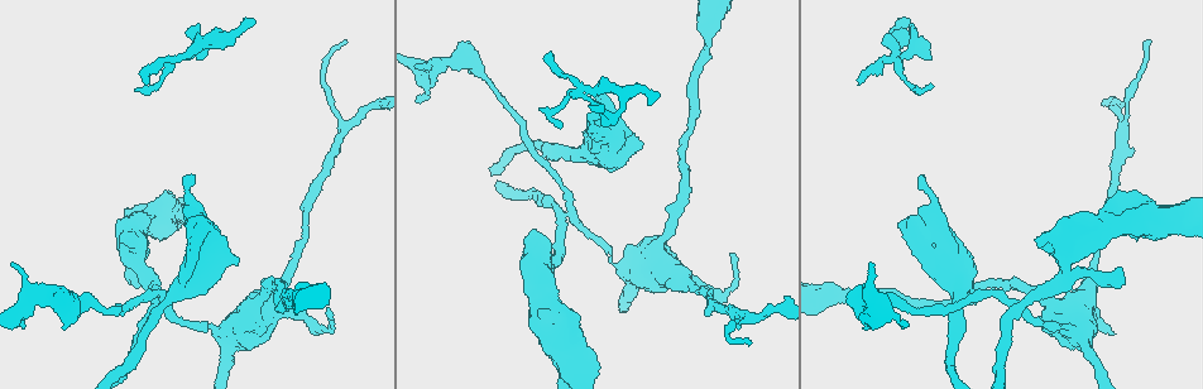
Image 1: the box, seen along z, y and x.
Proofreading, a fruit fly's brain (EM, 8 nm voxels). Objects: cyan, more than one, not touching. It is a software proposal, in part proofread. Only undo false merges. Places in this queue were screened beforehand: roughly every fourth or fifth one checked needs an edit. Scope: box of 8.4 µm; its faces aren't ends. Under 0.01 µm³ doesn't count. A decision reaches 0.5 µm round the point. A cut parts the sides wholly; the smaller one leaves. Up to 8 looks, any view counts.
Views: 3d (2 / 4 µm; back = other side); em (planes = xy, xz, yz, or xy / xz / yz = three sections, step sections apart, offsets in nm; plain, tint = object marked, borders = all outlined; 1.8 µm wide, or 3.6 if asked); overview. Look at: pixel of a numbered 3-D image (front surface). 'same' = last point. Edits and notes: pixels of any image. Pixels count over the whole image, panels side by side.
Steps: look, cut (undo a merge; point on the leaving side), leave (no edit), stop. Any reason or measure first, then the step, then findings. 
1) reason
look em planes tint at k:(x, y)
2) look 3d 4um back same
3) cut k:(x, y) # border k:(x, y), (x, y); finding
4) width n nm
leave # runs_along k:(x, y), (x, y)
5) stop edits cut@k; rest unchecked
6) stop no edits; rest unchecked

three arms meet
look em yz step 8 tint at 1:(893, 60)

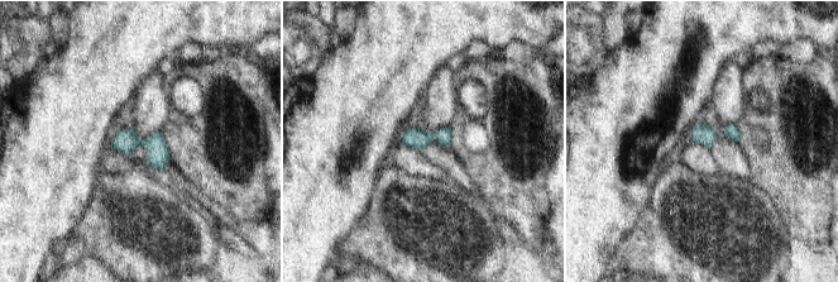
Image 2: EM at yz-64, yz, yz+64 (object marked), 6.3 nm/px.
cut 2:(158, 156) # border 2:(140, 139), (142, 146); two cells meet here

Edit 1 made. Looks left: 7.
redraw
look overview

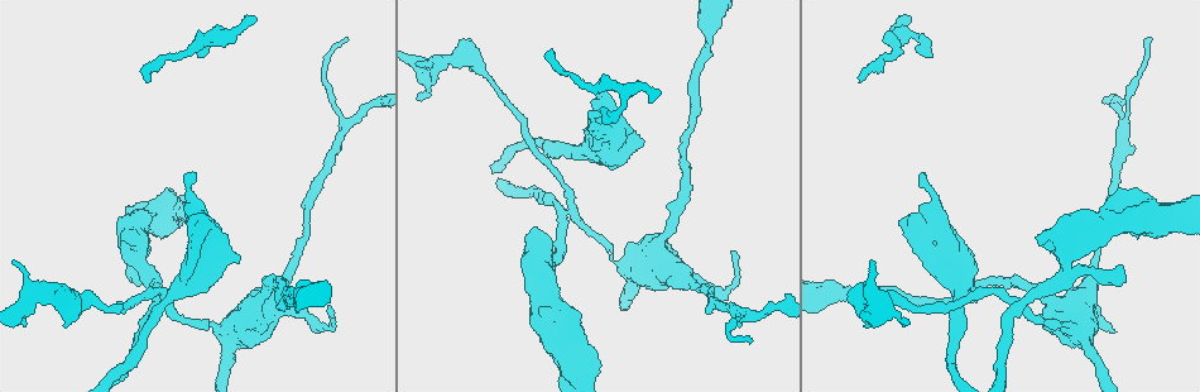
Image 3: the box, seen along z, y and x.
looks like a crossing
look em planes tint at 3:(564, 210)

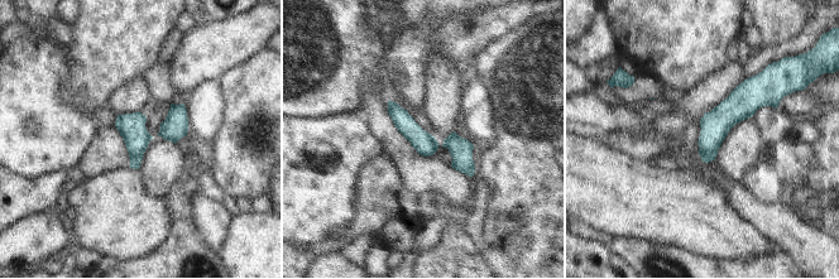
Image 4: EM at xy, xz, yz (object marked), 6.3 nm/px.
leave # runs_along 4:(391, 105), (427, 145), (447, 144), (470, 172); one cell here

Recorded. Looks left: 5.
look em xy step 4 tint at 3:(25, 309)

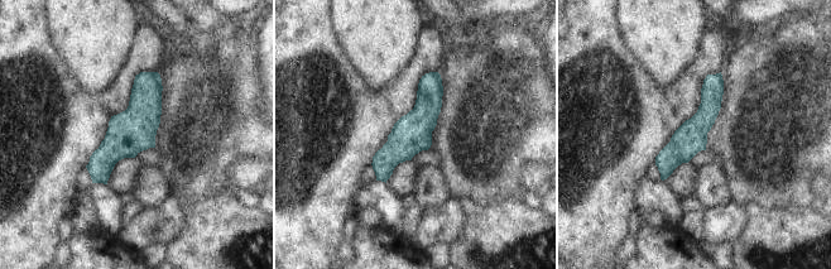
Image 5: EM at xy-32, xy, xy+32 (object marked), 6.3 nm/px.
look em planes borders same

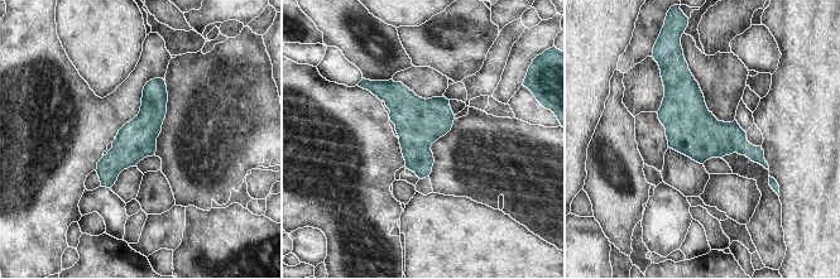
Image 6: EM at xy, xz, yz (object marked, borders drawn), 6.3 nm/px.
leave # one cell here

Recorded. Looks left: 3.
stop edits cut@2; rest unchecked

